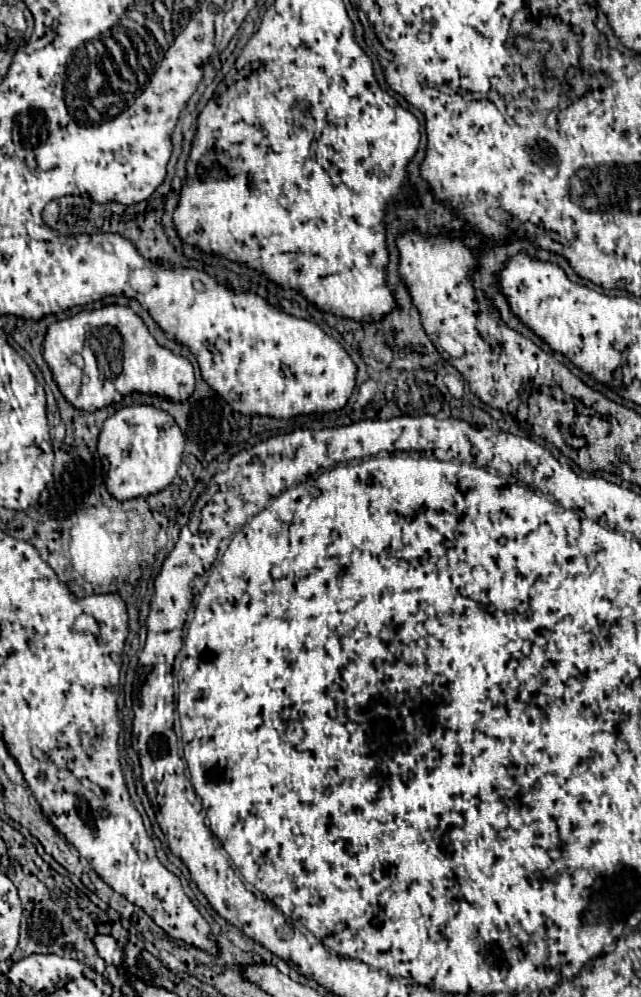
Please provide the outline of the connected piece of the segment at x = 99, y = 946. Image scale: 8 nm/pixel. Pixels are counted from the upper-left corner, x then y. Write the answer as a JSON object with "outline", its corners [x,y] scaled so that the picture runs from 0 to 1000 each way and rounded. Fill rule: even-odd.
{"outline":[[[156,937],[156,939],[147,939],[144,945],[147,945],[147,949],[150,949],[153,959],[156,959],[165,967],[184,969],[184,971],[193,975],[193,955],[187,955],[187,949],[184,949],[184,945],[181,945],[178,939]]]}

